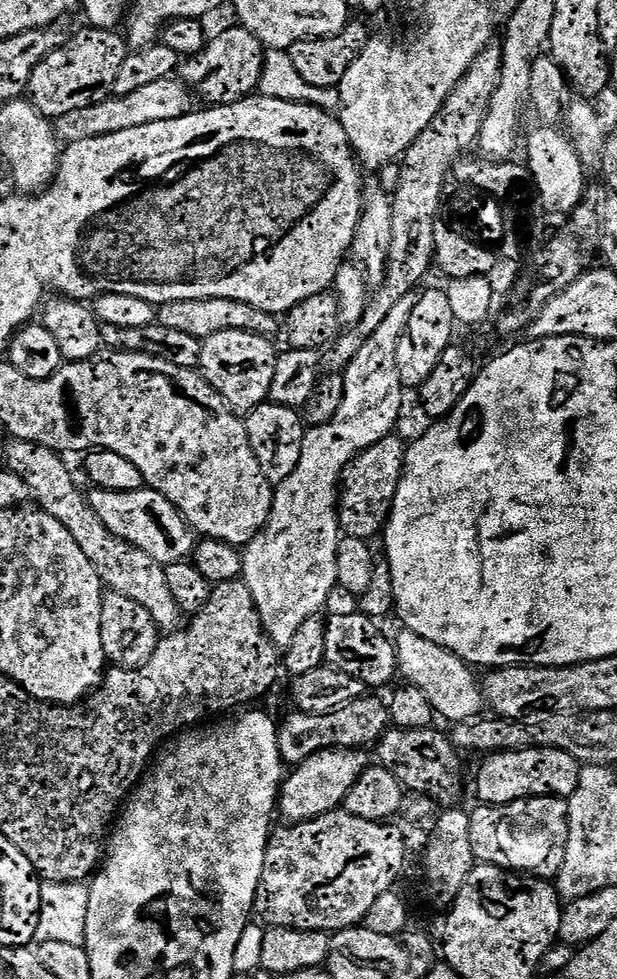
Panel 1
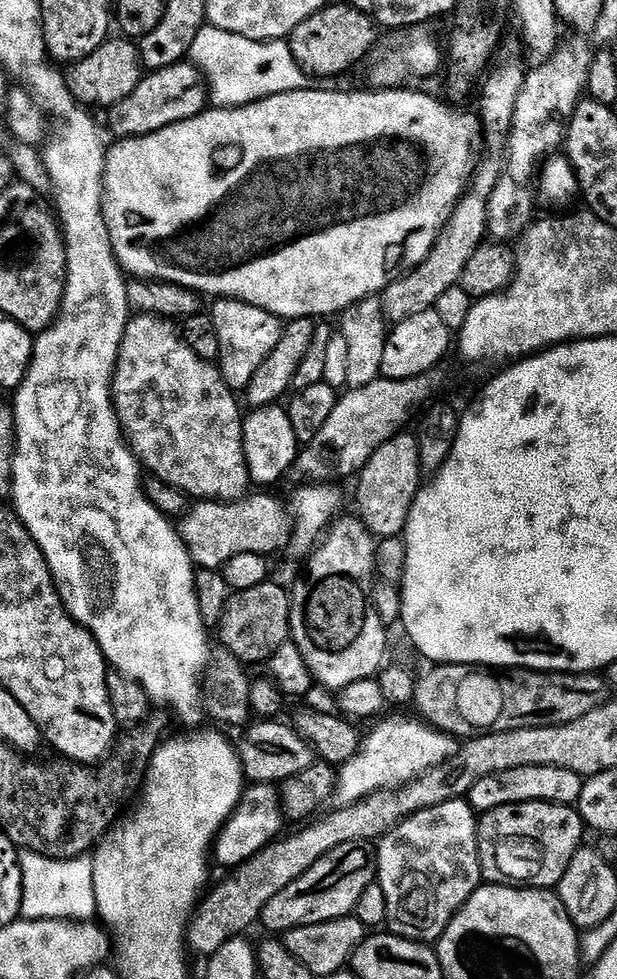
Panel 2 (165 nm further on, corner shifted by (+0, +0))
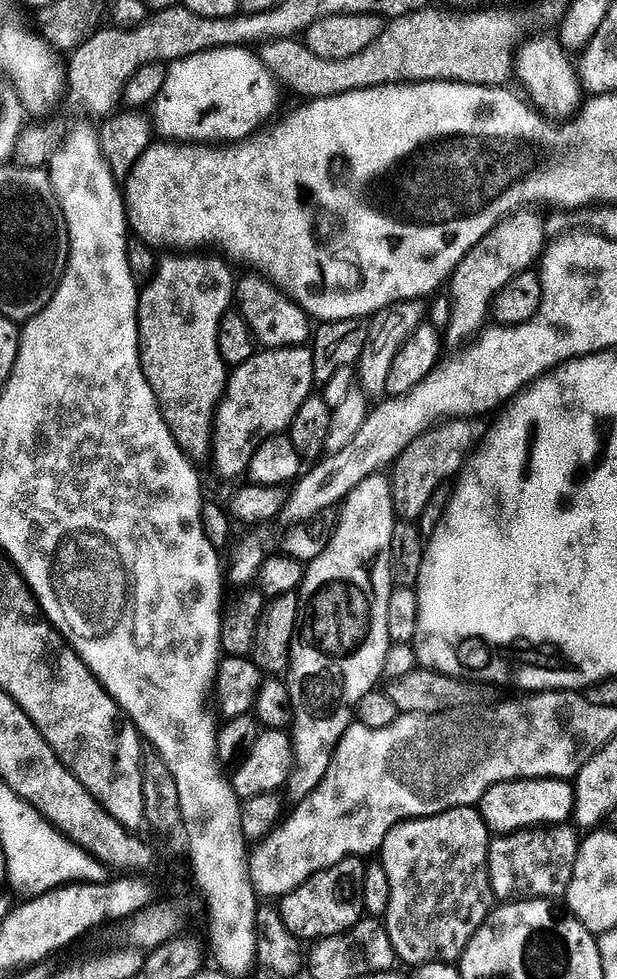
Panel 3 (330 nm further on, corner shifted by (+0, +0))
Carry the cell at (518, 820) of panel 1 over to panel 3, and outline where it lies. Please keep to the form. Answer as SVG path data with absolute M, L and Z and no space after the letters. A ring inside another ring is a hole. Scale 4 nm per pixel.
M572 826L525 828L522 832L500 834L488 846L488 873L493 897L500 902L547 900L567 897L581 837Z

